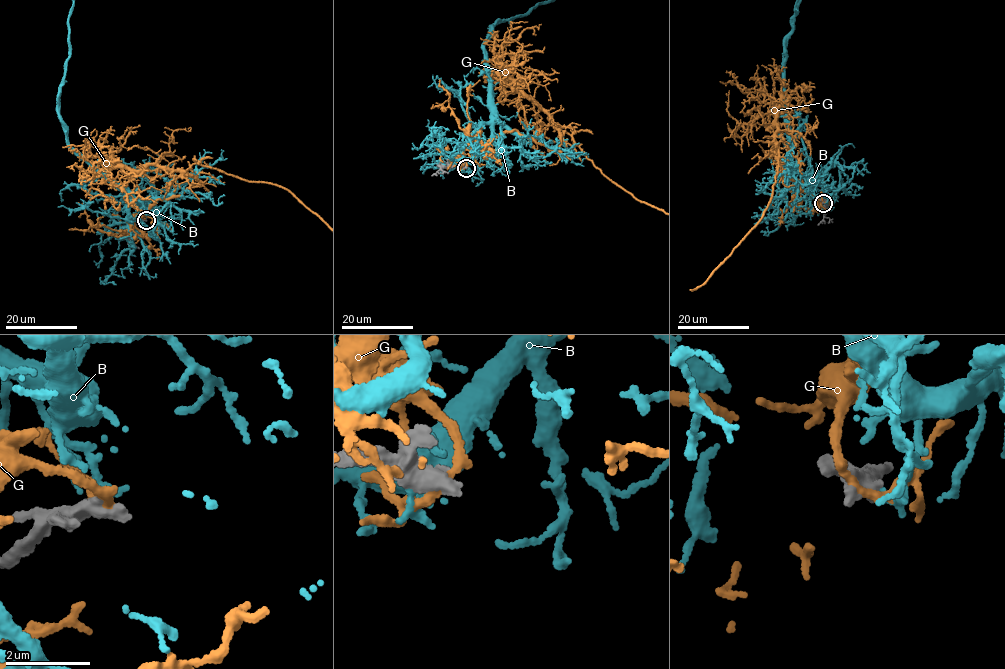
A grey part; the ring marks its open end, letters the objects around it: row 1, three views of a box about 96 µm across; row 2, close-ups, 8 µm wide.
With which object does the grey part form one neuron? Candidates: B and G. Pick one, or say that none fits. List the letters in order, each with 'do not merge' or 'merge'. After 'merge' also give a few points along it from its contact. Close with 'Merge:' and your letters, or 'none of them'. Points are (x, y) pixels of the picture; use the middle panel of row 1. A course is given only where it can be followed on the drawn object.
B: do not merge
G: do not merge
Merge: none of them

